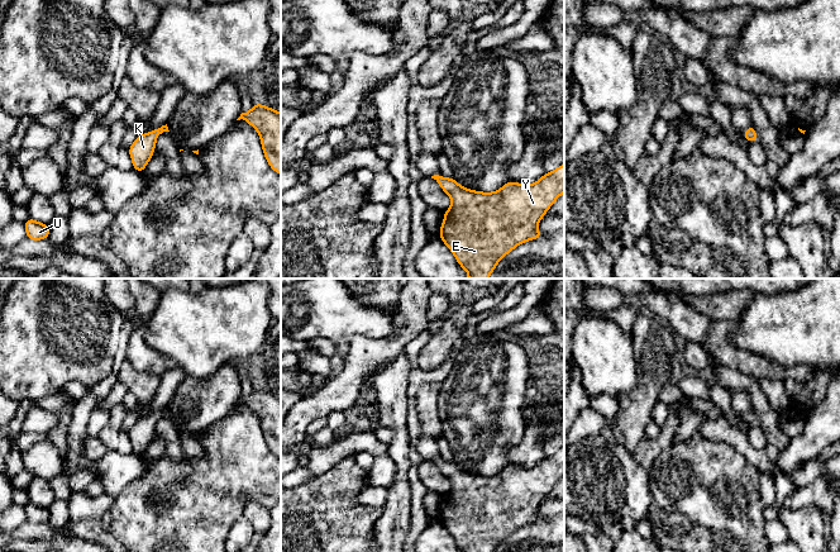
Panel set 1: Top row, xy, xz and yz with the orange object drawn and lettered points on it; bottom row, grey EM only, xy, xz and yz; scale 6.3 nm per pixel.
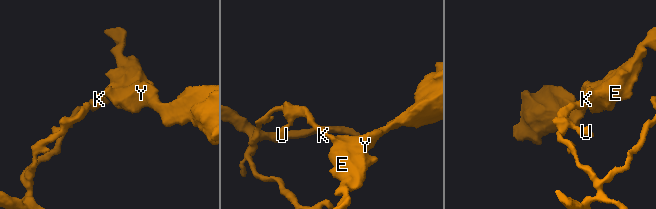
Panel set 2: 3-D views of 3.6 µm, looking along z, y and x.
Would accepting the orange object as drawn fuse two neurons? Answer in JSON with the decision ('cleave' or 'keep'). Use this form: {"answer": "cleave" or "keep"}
{"answer": "keep"}

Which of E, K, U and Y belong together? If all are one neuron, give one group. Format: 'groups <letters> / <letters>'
groups E K U Y

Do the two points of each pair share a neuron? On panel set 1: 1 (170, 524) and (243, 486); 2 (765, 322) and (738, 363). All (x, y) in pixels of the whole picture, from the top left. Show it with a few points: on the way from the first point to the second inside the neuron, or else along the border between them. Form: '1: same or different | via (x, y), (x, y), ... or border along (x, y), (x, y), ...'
1: same | via (187, 508), (215, 486), (225, 486)
2: different | border along (728, 334), (728, 338), (736, 347), (774, 361)

